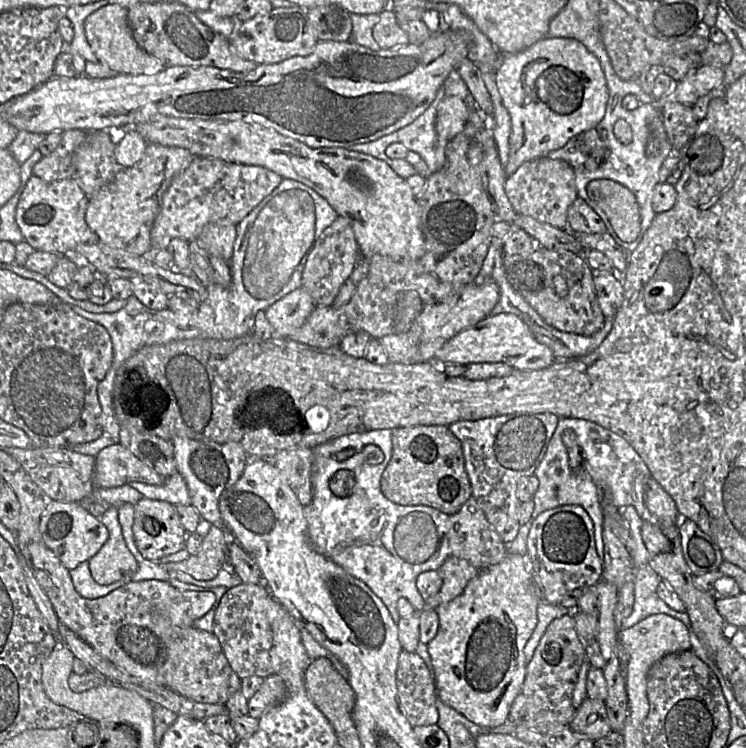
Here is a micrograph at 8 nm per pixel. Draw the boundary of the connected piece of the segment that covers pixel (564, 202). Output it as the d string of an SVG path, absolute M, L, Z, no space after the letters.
M541 157L525 162L507 177L504 189L517 214L530 216L560 229L568 227L568 208L578 195L574 170L566 161Z

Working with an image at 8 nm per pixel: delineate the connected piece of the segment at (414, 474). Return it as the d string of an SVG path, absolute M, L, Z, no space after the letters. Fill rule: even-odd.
M418 425L393 430L393 451L380 480L383 495L403 506L425 505L455 514L472 497L461 442L444 425Z

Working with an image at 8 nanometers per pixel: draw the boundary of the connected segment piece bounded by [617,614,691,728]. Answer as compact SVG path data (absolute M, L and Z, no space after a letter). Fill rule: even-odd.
M653 614L637 624L617 632L618 658L621 674L625 678L628 699L628 715L633 726L641 724L649 712L647 698L647 674L651 666L667 654L690 650L689 631L684 623L667 614Z

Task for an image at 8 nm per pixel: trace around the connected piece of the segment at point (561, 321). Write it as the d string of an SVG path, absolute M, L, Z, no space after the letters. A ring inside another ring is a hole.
M538 247L531 253L509 255L503 252L503 263L512 287L550 326L584 336L590 336L603 327L605 316L597 301L593 283L595 272L582 254ZM557 275L566 280L568 294L565 297L558 296L555 291L553 278Z

